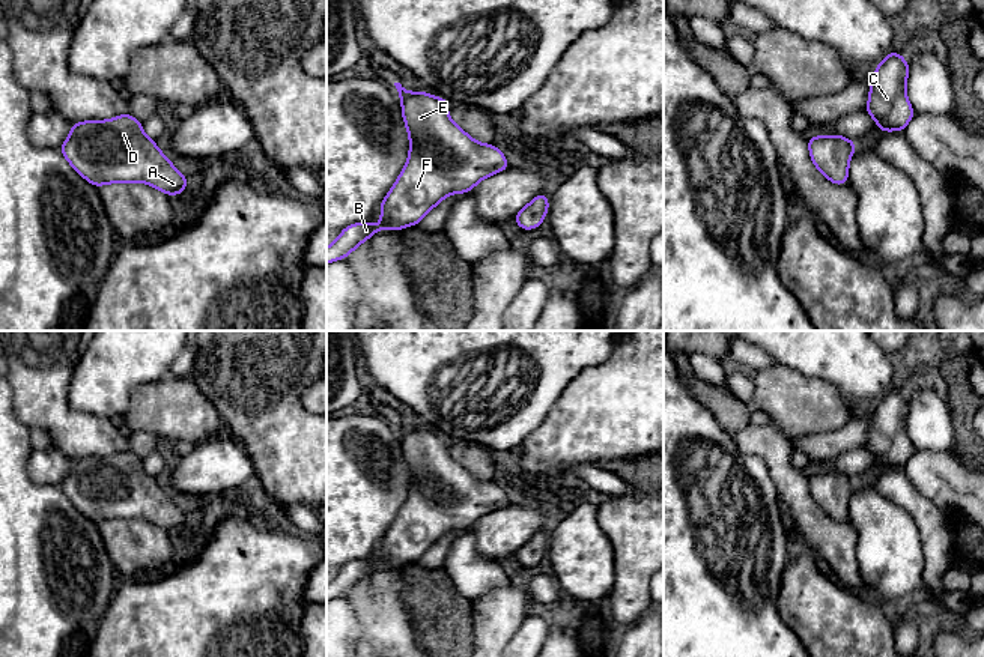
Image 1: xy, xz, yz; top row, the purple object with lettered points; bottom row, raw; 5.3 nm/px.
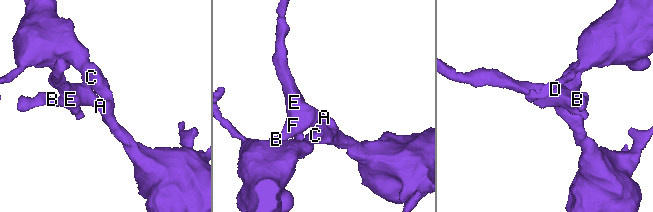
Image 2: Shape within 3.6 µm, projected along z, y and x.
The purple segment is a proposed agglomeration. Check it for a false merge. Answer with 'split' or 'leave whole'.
leave whole

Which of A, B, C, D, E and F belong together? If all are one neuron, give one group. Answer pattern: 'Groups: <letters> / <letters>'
Groups: A B C D E F

